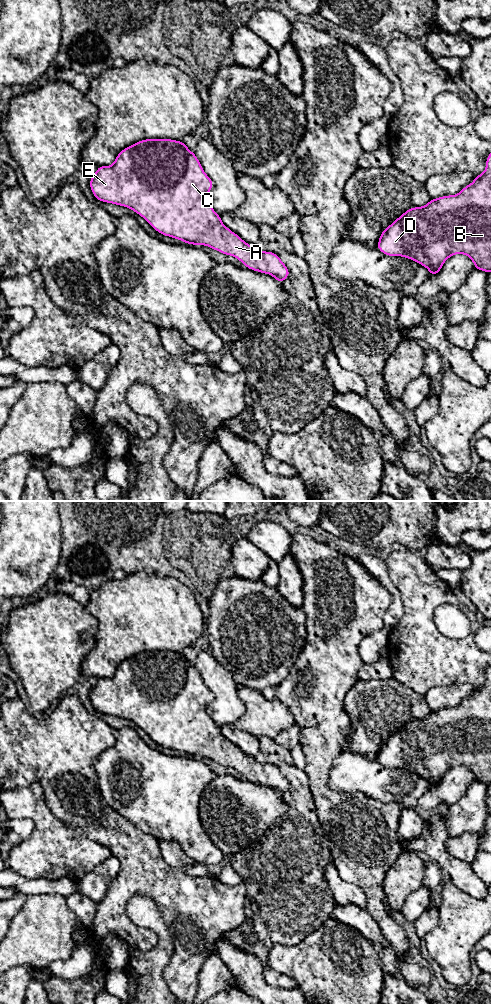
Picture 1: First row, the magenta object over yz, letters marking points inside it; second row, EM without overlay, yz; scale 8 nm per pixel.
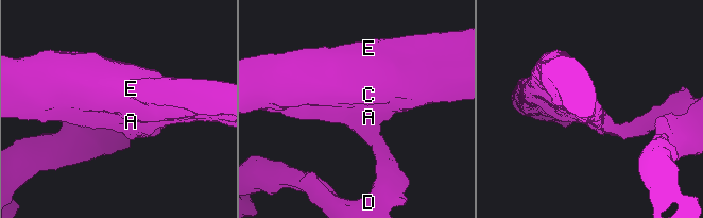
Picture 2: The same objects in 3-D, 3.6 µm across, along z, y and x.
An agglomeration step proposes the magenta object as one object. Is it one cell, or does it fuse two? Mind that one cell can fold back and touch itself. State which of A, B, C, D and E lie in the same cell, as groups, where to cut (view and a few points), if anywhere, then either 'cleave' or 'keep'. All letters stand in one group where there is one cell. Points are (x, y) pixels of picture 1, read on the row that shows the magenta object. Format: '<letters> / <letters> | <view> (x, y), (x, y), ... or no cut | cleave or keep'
A B C D E | no cut | keep

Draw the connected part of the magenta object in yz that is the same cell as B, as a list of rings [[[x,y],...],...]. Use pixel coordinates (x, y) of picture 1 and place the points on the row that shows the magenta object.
[[[491,153],[487,156],[485,171],[480,175],[475,175],[475,180],[471,184],[465,186],[458,194],[431,199],[425,206],[410,208],[398,217],[391,225],[381,232],[377,249],[387,256],[401,256],[416,261],[420,265],[426,267],[431,276],[438,274],[445,261],[455,254],[467,255],[474,262],[474,268],[485,271],[487,274],[491,273]]]

